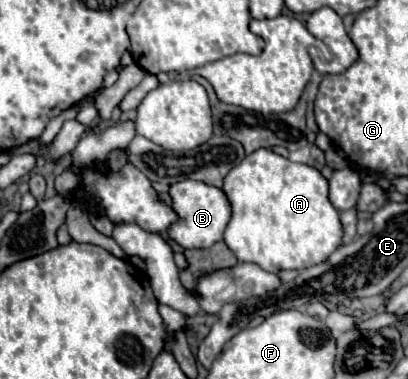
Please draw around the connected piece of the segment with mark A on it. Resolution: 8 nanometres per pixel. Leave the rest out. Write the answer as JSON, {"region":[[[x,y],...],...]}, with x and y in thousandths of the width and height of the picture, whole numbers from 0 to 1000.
{"region":[[[637,391],[608,406],[554,459],[544,507],[554,512],[569,549],[569,575],[549,607],[549,639],[583,681],[583,691],[632,697],[652,718],[740,712],[794,691],[833,649],[833,559],[804,528],[804,475],[755,433],[711,427],[667,396]]]}

